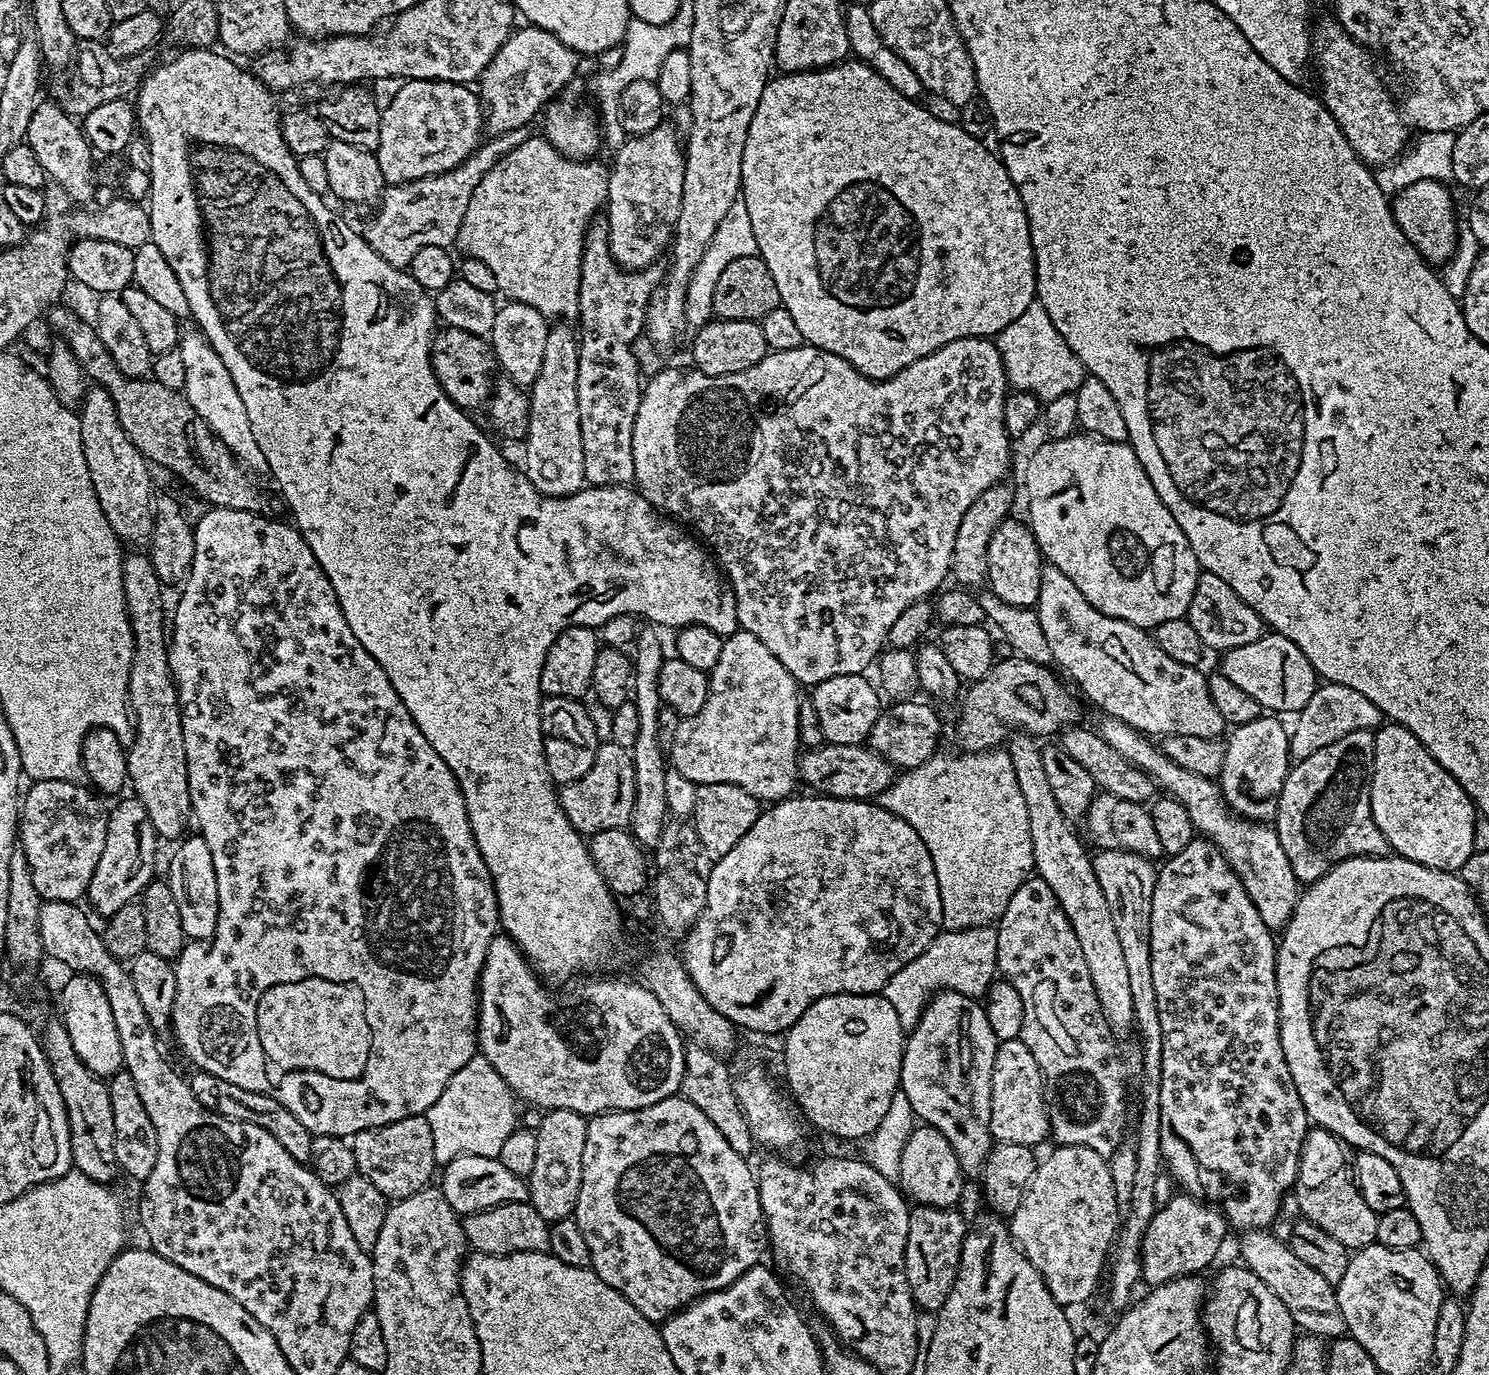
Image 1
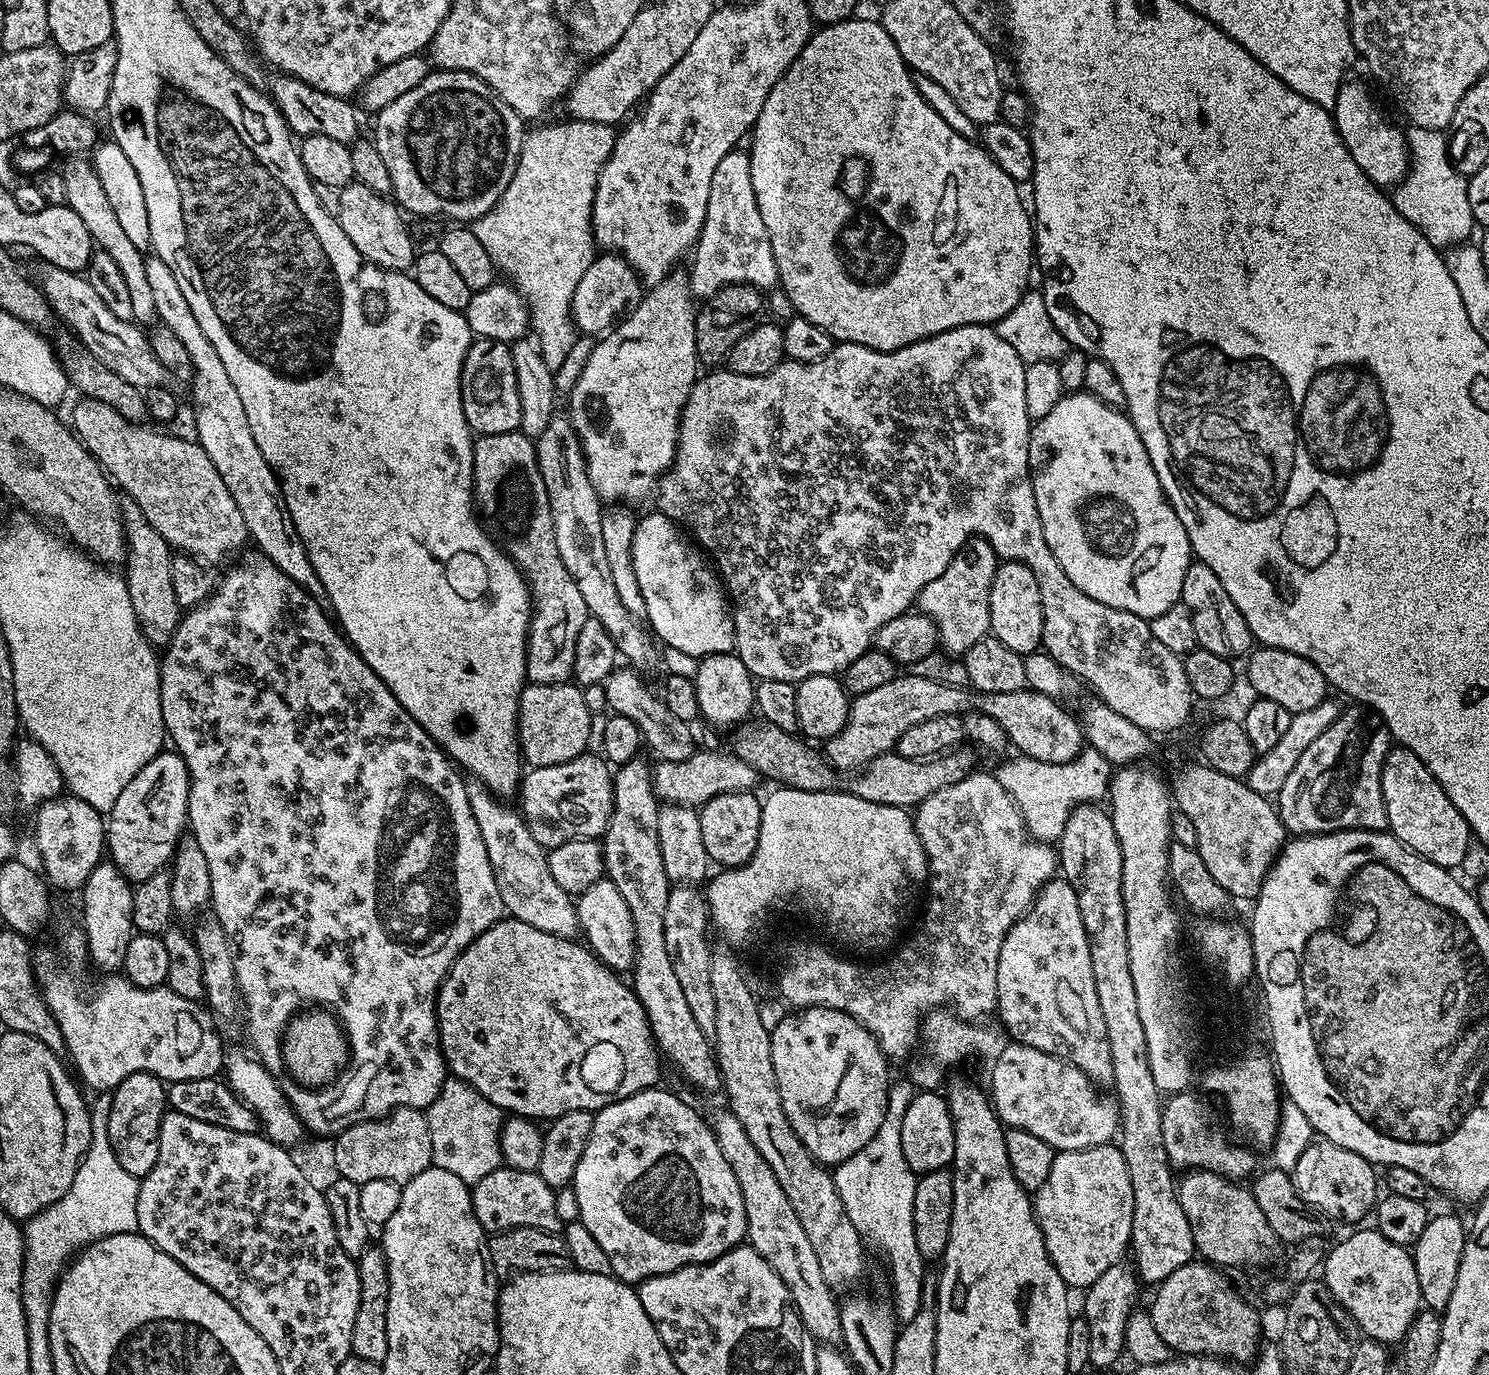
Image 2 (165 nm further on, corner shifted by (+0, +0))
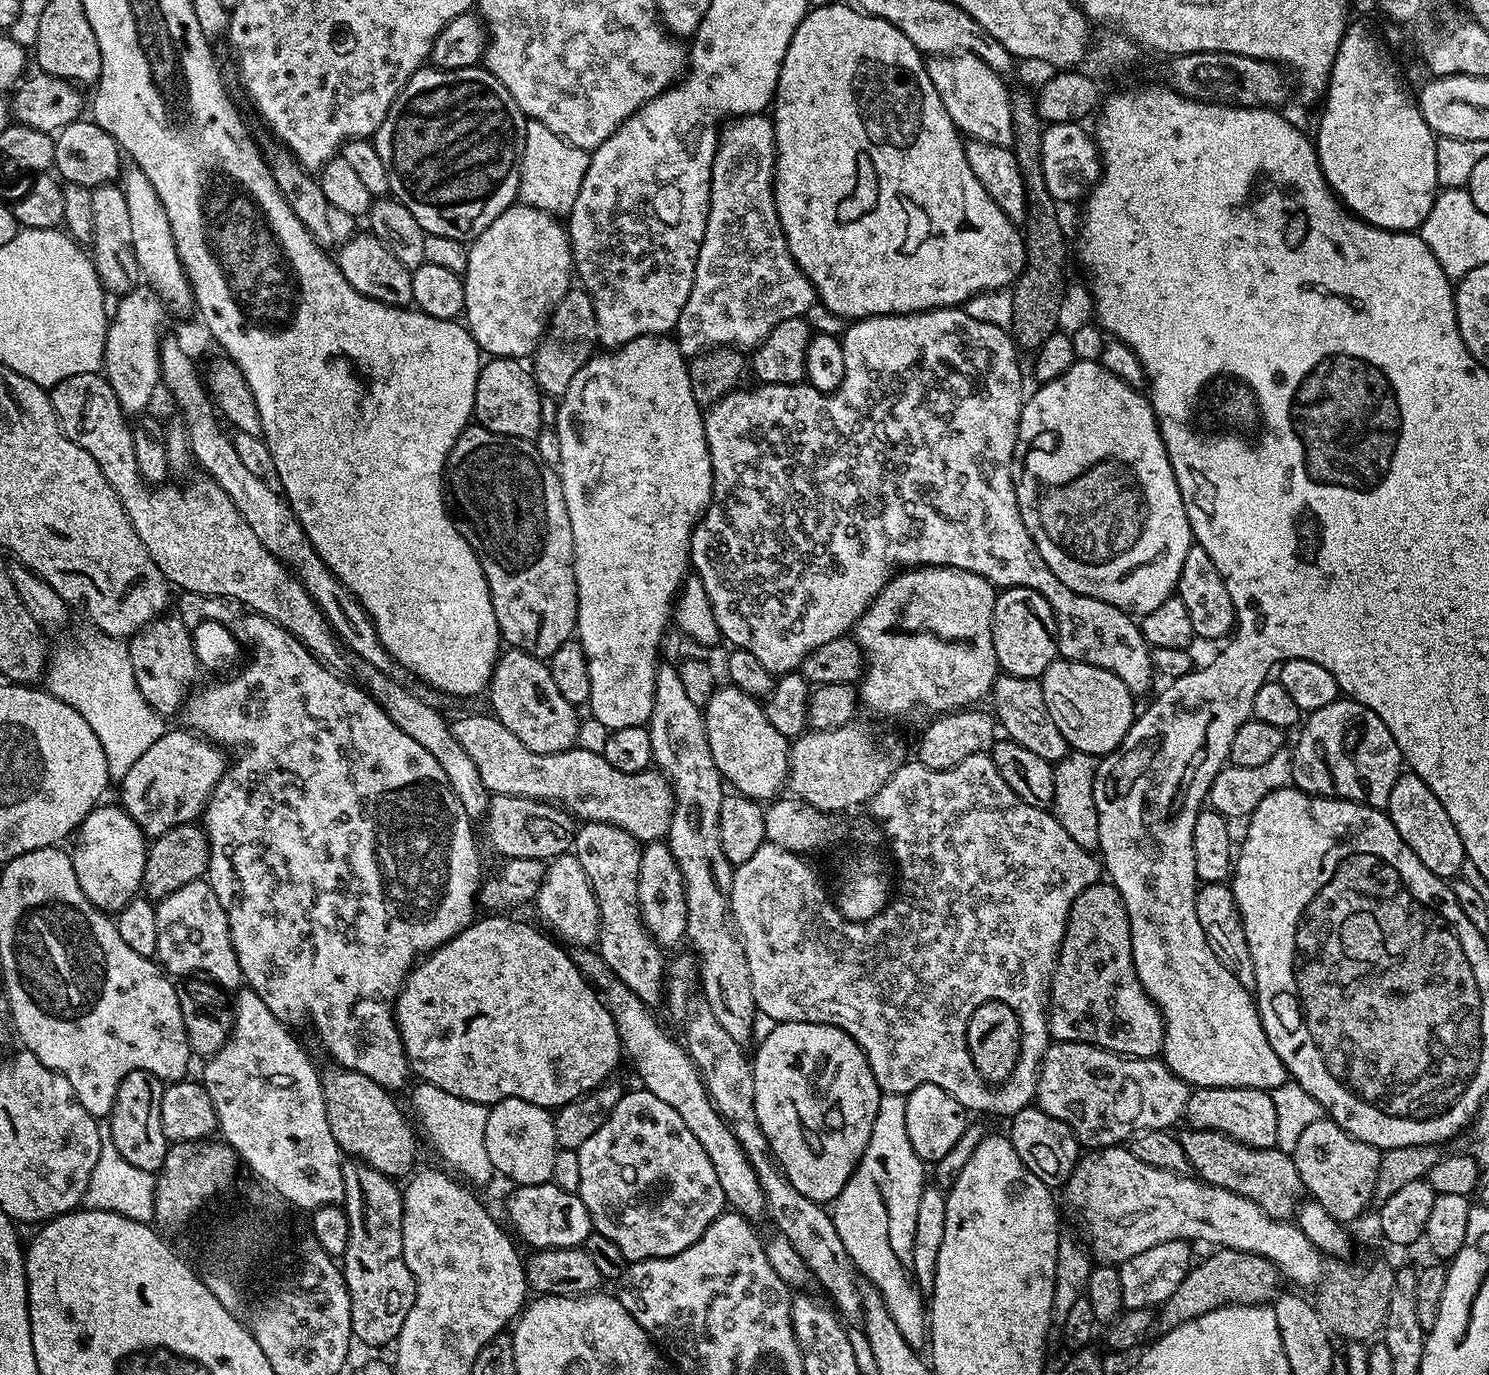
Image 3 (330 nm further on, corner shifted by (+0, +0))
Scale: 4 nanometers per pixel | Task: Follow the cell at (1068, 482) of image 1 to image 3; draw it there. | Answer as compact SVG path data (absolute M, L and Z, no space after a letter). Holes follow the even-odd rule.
M1077 359L1070 370L1055 376L1053 380L1043 381L1039 387L1033 396L1031 393L1025 399L1022 406L1012 459L1012 481L1018 498L1018 510L1022 514L1022 522L1026 522L1026 530L1030 530L1030 538L1034 538L1034 546L1038 546L1038 554L1042 554L1046 566L1058 574L1062 583L1078 594L1098 598L1129 614L1155 610L1176 592L1176 583L1182 574L1182 562L1186 562L1186 554L1194 546L1194 541L1190 522L1186 518L1186 506L1182 502L1182 494L1178 490L1178 482L1174 478L1174 470L1170 466L1170 458L1166 454L1149 397L1143 391L1126 386L1122 378L1114 378L1114 374L1103 368L1099 360Z

